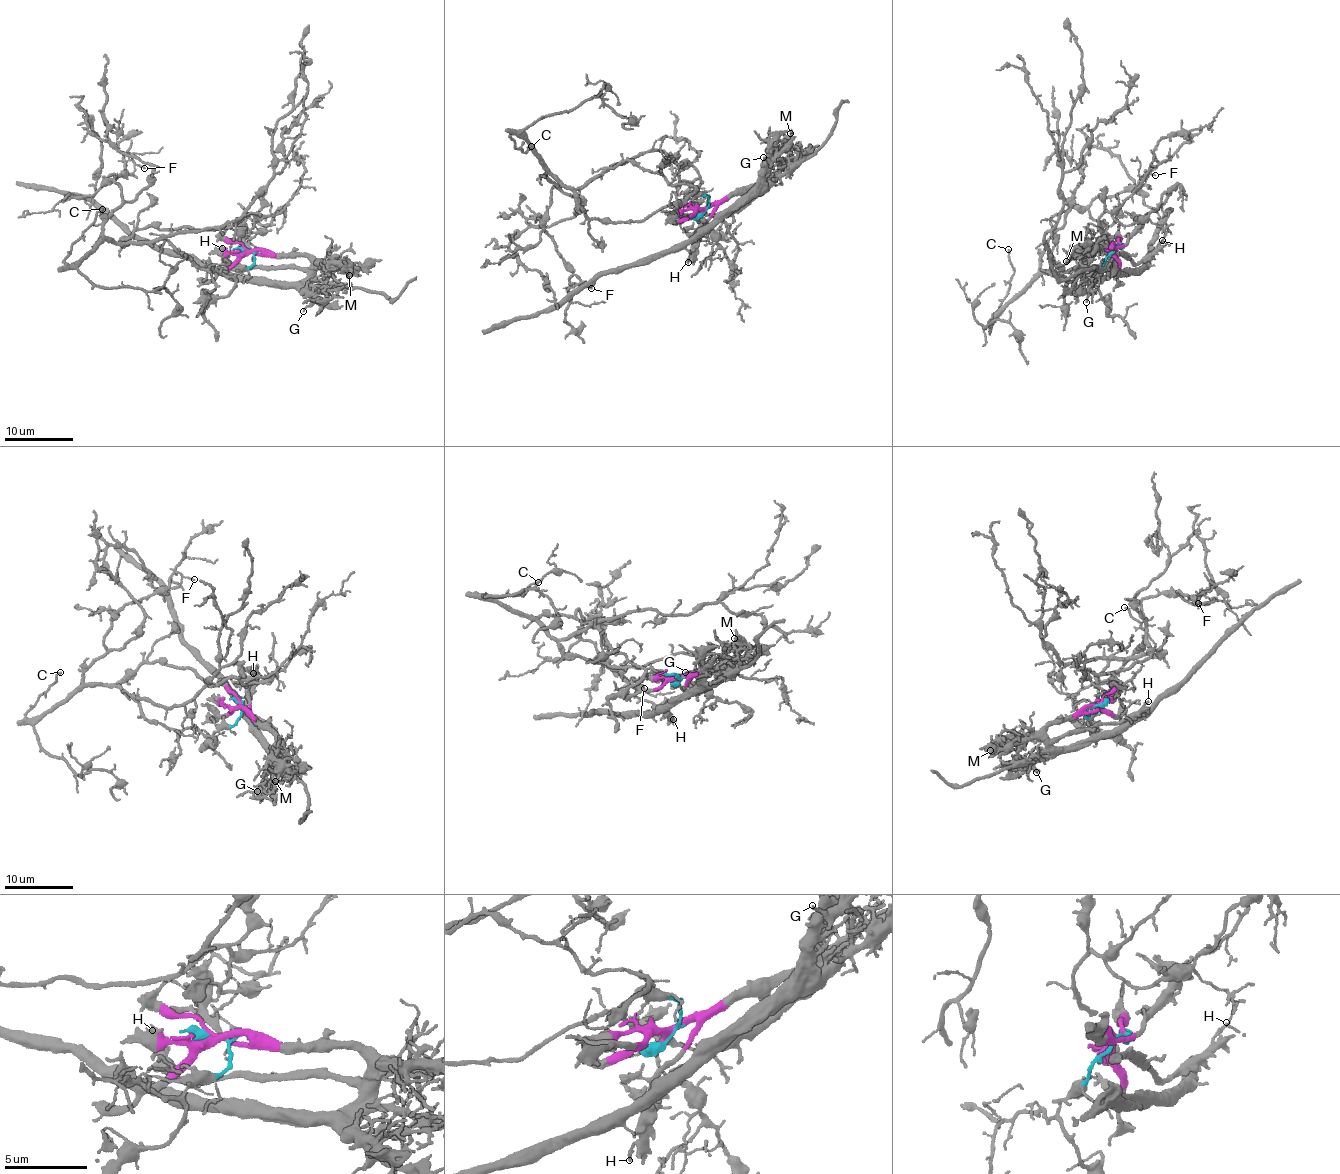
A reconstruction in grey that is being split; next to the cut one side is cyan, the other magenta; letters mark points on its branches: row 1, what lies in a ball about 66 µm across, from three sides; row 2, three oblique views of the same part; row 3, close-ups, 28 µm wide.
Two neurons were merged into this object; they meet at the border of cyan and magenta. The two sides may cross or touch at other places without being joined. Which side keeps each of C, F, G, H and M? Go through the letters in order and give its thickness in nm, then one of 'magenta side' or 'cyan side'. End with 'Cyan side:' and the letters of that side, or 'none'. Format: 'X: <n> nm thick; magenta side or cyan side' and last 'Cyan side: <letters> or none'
C: 140 nm thick; cyan side
F: 100 nm thick; cyan side
G: 120 nm thick; magenta side
H: 190 nm thick; magenta side
M: 220 nm thick; magenta side
Cyan side: C, F

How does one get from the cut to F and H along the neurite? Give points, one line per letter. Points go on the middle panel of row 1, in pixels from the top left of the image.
F: (703, 211), (708, 198), (689, 184), (628, 161), (576, 188), (544, 176), (557, 187), (544, 228), (591, 288)
H: (703, 211), (761, 184), (762, 188), (751, 198), (714, 219), (703, 230), (687, 263)

